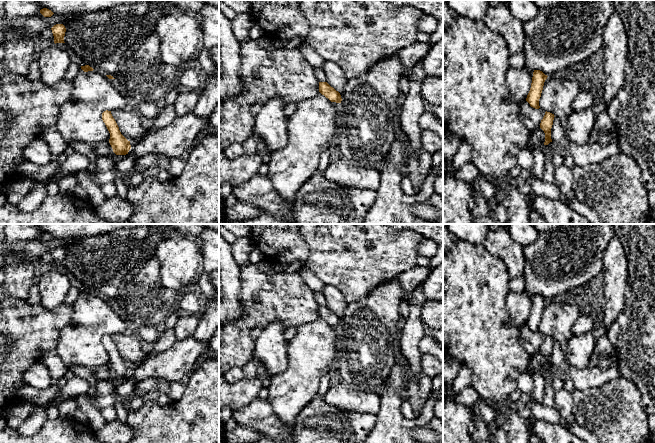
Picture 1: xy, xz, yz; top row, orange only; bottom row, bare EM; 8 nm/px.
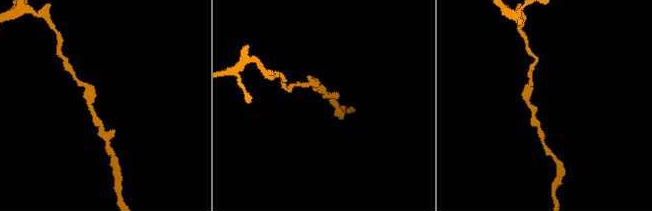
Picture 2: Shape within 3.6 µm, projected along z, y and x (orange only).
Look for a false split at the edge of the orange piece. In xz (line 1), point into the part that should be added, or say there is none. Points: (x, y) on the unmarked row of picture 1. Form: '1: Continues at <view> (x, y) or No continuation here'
1: No continuation here

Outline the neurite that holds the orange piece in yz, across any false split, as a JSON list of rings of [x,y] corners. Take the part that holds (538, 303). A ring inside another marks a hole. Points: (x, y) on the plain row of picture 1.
[[[534,294],[532,307],[530,315],[527,319],[526,325],[530,328],[531,331],[535,333],[539,333],[539,323],[541,321],[541,317],[543,314],[544,306],[547,303],[547,299],[545,299],[540,294]]]

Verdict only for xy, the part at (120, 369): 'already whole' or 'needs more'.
already whole

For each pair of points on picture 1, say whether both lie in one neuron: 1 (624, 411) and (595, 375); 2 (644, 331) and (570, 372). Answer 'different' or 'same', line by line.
1: different
2: different

